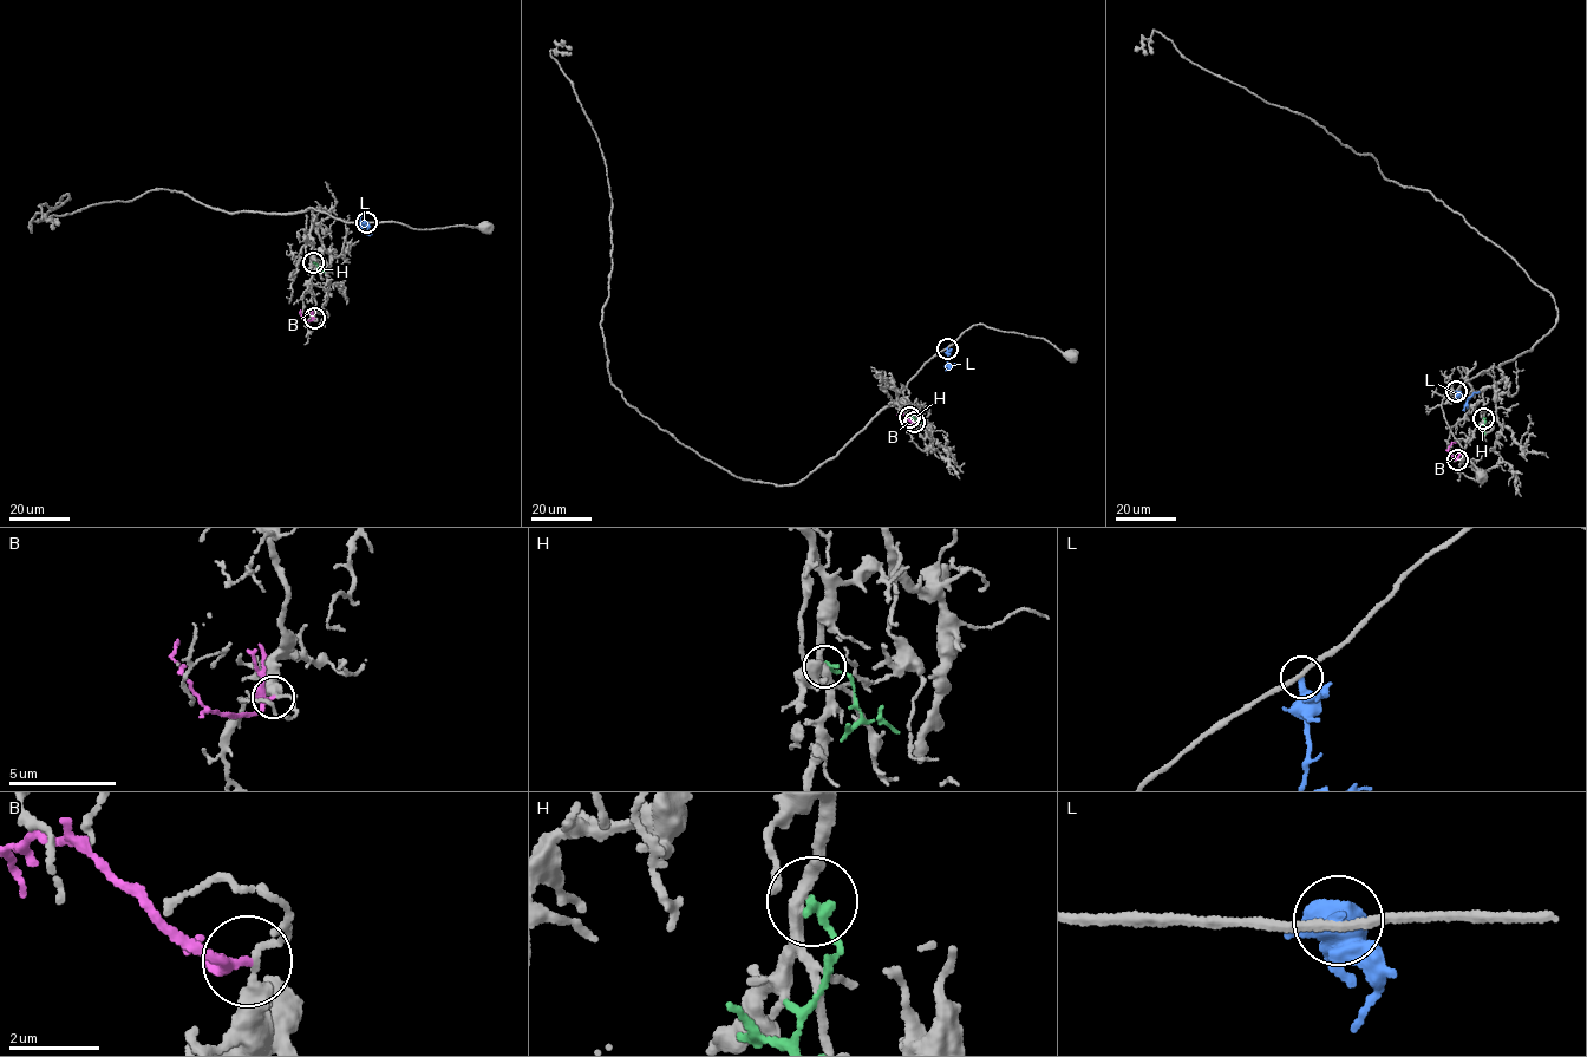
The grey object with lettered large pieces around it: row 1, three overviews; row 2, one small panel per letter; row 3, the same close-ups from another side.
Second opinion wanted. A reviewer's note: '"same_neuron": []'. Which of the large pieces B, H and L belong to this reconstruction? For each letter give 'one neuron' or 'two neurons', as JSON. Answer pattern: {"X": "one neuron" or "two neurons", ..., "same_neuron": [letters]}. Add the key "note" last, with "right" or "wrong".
{"B": "two neurons", "H": "two neurons", "L": "two neurons", "same_neuron": [], "note": "right"}

